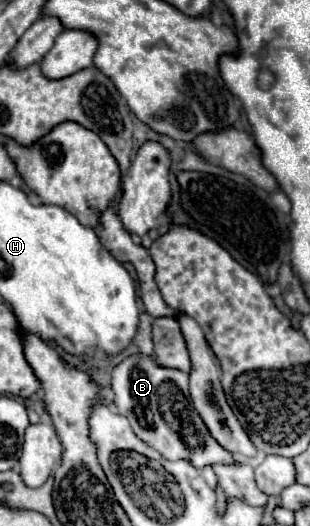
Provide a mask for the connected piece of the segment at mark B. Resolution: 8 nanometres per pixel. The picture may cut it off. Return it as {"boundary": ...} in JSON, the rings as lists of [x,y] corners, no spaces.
{"boundary":[[[132,354],[112,370],[114,404],[122,416],[130,420],[138,438],[156,448],[166,460],[188,460],[192,466],[212,466],[232,462],[226,452],[208,432],[198,412],[192,408],[188,394],[188,374],[176,368],[164,368],[152,356]]]}

